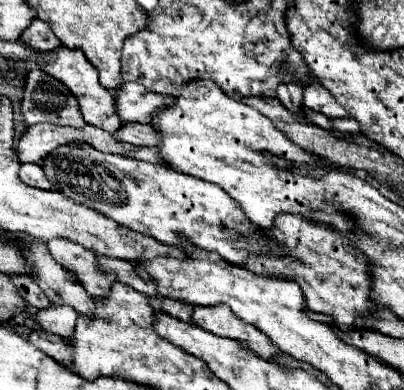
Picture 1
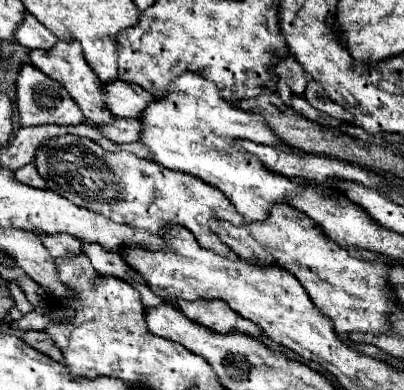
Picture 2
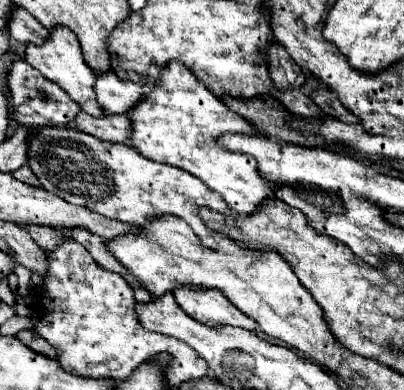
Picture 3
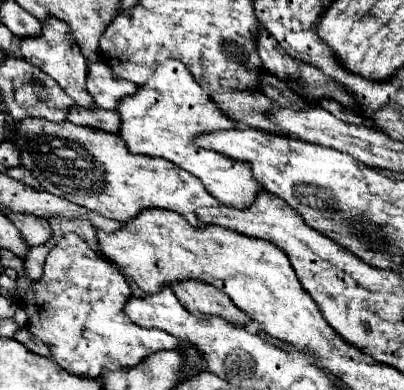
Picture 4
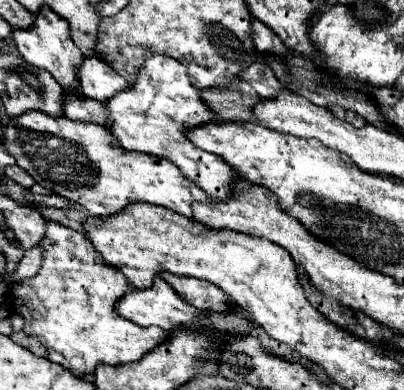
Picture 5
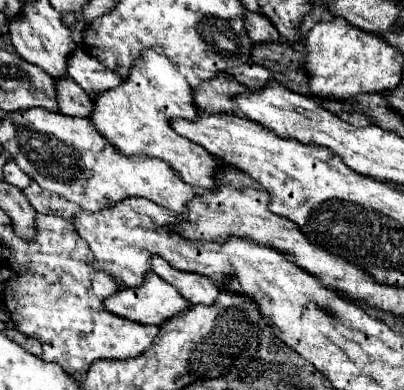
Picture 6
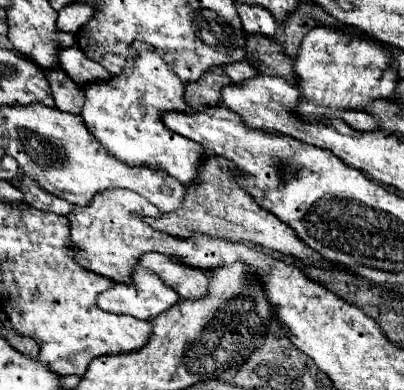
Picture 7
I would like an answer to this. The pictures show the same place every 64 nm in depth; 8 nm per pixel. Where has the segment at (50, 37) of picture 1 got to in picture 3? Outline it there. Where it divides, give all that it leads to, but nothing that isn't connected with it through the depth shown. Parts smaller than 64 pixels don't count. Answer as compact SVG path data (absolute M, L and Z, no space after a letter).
M16 6L12 8L12 14L8 18L8 32L14 40L22 42L22 44L40 44L40 40L44 40L44 36L48 36L48 30L24 8Z

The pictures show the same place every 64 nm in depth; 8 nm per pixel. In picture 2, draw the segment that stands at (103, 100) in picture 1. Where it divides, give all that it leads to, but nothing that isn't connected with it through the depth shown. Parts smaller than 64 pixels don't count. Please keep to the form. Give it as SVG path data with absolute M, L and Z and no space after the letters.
M58 40L50 50L30 50L30 62L68 90L68 94L84 112L86 120L92 120L92 124L108 124L108 120L112 120L112 114L108 108L104 108L104 100L100 100L100 78L92 72L92 68L88 68L80 42Z

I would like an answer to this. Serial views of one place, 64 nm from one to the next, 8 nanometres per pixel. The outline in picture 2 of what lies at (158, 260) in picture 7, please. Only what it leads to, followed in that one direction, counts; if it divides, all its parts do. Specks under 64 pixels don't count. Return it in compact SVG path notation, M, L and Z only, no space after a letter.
M178 298L176 304L190 320L194 320L214 332L240 330L254 338L262 336L262 330L254 322L232 312L232 308L228 308L228 304L224 304L224 300L194 300L194 302L190 302L190 300Z

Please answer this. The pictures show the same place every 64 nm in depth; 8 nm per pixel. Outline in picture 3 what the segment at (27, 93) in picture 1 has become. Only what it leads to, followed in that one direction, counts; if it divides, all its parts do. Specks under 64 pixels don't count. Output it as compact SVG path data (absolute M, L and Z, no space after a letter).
M16 60L8 74L6 74L6 86L10 90L10 104L12 104L12 112L14 118L22 124L22 126L66 126L72 116L76 116L76 112L80 112L80 106L76 106L76 102L56 84L52 84L52 80L48 80L46 76L42 76L40 72L36 72L36 68L32 68L28 62L24 60Z

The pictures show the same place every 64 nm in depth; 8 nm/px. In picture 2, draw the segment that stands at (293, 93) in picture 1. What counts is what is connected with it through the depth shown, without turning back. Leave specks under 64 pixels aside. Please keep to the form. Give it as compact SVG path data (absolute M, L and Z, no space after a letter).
M284 56L284 60L280 60L276 64L274 74L278 78L276 90L282 98L282 102L290 106L290 96L292 94L302 94L306 84L308 84L308 78L306 78L304 70L292 56Z

